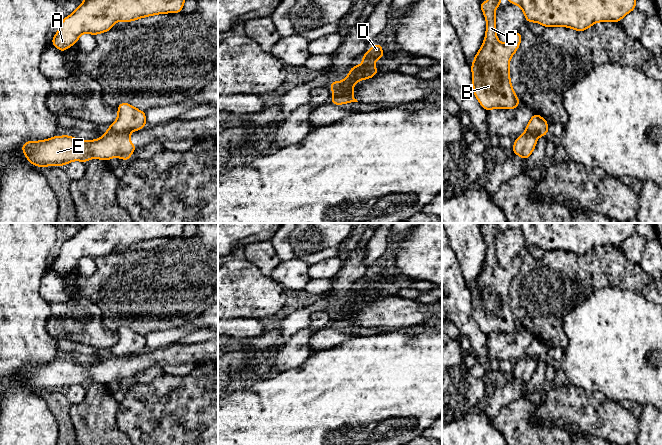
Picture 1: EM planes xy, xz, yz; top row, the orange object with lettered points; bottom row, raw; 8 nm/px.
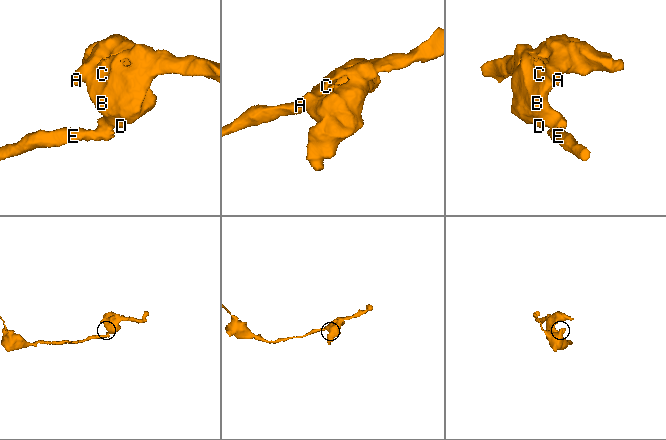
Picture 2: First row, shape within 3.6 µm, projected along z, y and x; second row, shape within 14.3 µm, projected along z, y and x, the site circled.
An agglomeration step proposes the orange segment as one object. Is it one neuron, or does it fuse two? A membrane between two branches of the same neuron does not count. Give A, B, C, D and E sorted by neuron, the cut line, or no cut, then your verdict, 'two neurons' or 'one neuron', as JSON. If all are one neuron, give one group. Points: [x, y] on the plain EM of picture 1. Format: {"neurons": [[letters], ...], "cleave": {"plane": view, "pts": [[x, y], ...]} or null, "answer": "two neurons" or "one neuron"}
{"neurons": [["A", "B", "C", "D"], ["E"]], "cleave": {"plane": "xy", "pts": [[108, 354], [128, 357]]}, "answer": "two neurons"}

